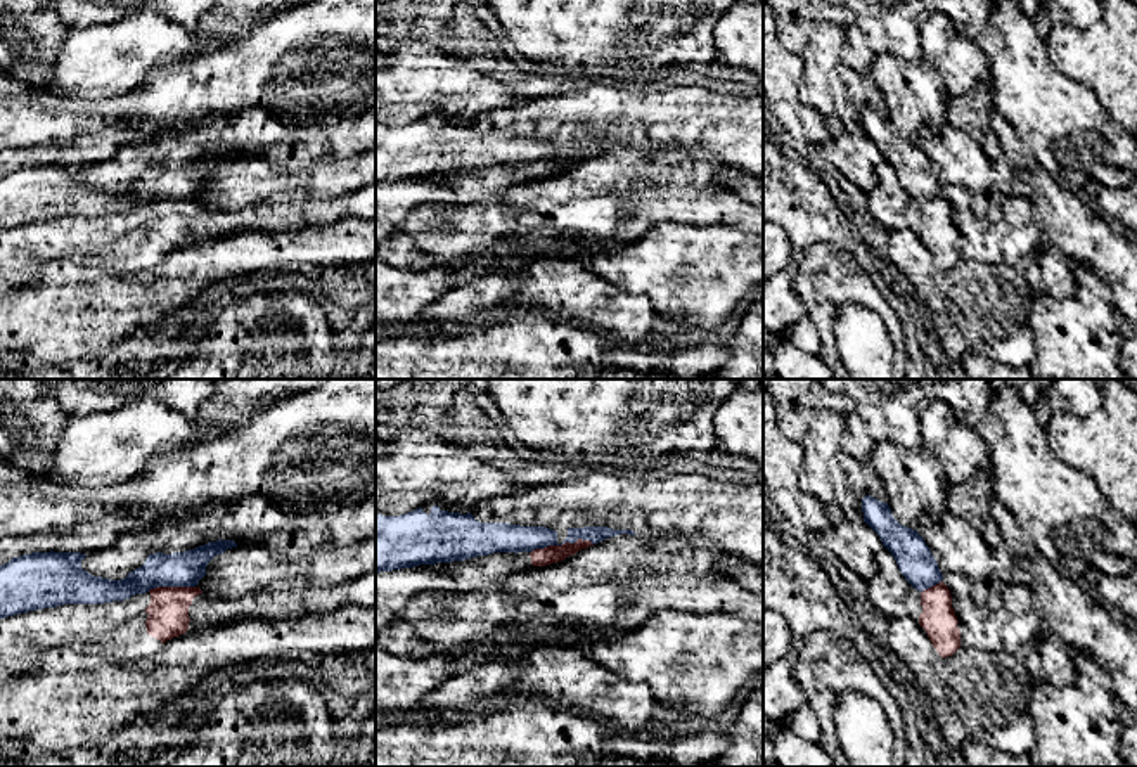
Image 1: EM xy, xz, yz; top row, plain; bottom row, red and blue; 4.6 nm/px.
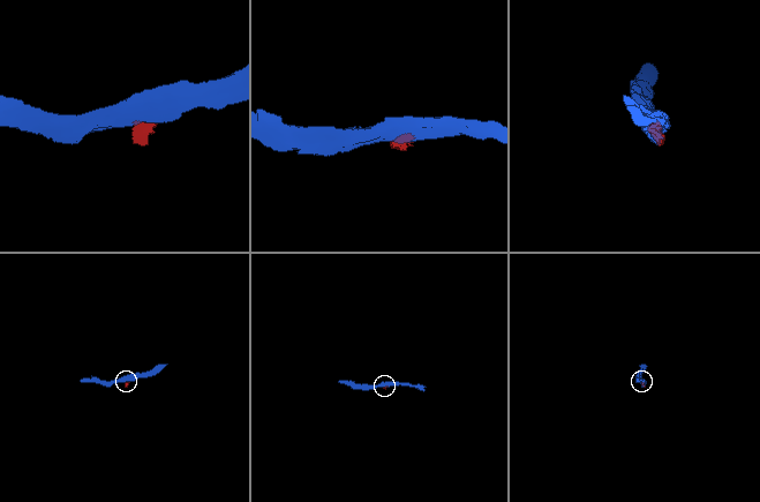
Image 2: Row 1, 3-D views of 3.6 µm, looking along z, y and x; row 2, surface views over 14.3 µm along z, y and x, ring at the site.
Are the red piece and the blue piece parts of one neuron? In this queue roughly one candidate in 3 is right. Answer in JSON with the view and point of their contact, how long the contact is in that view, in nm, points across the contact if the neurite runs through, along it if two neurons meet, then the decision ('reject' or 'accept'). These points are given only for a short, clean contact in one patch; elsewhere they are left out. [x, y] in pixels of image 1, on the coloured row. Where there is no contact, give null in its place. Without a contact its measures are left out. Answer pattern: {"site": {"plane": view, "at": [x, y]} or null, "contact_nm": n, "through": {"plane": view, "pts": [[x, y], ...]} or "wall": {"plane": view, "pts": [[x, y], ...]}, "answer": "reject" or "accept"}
{"site": {"plane": "xz", "at": [563, 544]}, "contact_nm": 300, "wall": {"plane": "xz", "pts": [[592, 542], [577, 539], [573, 542], [535, 547], [530, 553]]}, "answer": "reject"}

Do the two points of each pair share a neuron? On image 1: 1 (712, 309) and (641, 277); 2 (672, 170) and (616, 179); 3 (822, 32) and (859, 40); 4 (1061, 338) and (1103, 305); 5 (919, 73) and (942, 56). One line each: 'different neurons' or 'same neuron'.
1: same neuron
2: same neuron
3: different neurons
4: same neuron
5: different neurons

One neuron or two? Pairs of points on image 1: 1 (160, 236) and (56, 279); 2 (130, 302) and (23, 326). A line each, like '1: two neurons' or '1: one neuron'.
1: two neurons
2: one neuron

